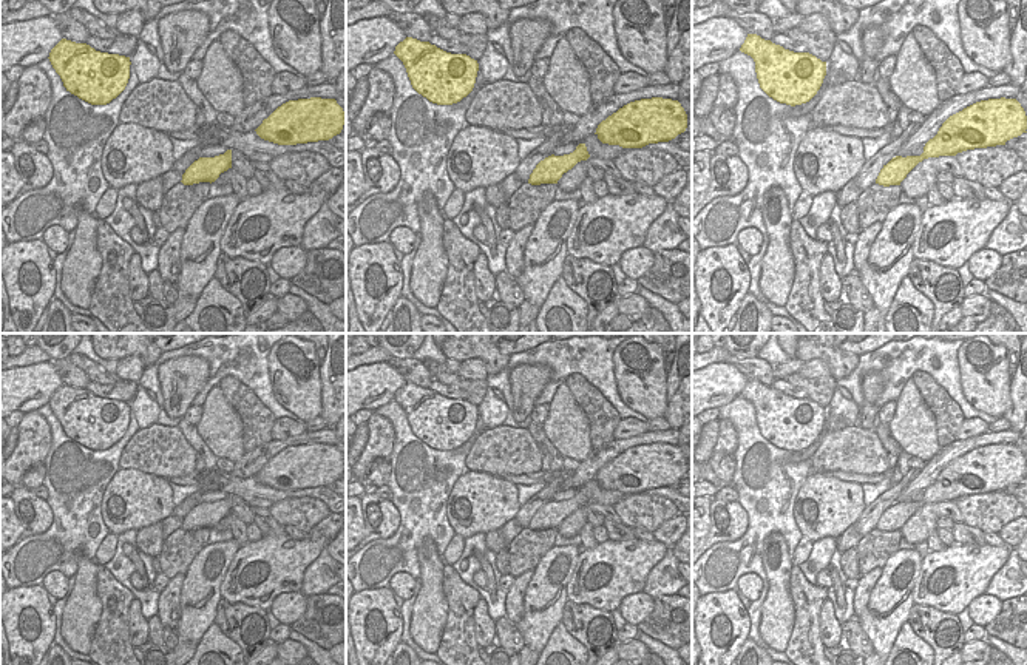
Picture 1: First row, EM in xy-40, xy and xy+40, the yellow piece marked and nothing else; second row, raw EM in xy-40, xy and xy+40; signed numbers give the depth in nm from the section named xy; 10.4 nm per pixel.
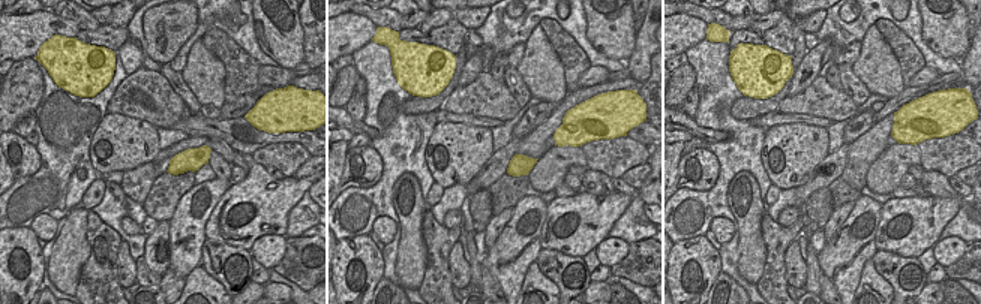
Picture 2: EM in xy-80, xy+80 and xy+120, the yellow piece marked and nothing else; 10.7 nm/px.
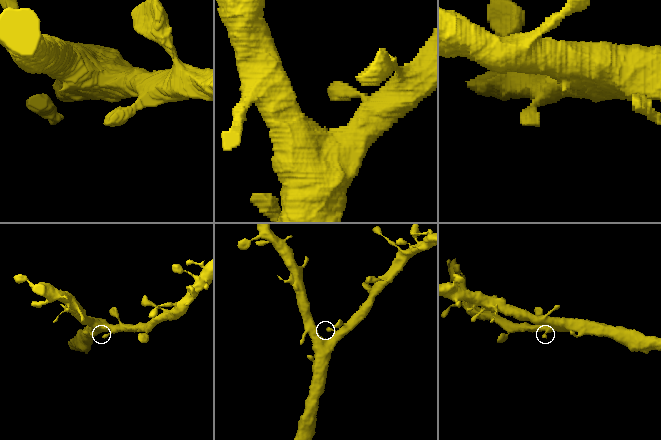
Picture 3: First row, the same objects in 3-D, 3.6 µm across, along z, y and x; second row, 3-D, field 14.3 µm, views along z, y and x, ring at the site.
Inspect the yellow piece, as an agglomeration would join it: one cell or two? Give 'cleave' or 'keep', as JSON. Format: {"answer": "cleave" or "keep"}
{"answer": "keep"}

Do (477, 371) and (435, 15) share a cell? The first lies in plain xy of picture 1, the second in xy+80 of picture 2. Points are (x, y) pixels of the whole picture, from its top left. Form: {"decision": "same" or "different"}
{"decision": "same"}

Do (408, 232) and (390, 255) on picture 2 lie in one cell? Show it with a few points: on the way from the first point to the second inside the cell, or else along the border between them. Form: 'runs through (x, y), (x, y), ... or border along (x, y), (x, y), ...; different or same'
border along (393, 210), (399, 226), (395, 265), (398, 280); different

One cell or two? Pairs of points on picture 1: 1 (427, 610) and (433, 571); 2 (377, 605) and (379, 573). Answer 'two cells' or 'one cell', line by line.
1: one cell
2: two cells

